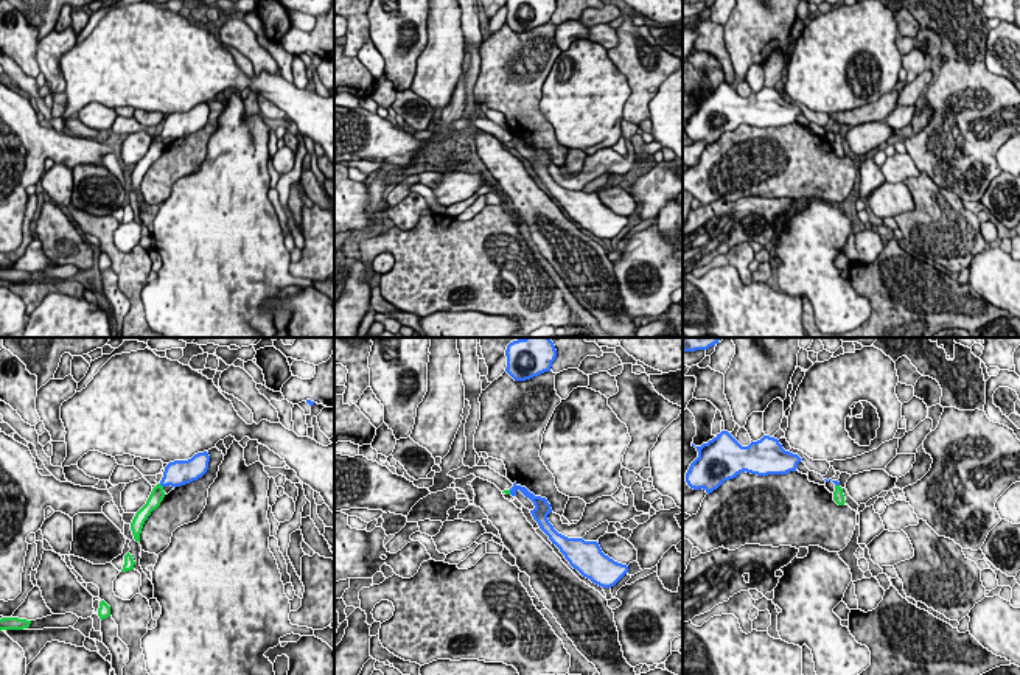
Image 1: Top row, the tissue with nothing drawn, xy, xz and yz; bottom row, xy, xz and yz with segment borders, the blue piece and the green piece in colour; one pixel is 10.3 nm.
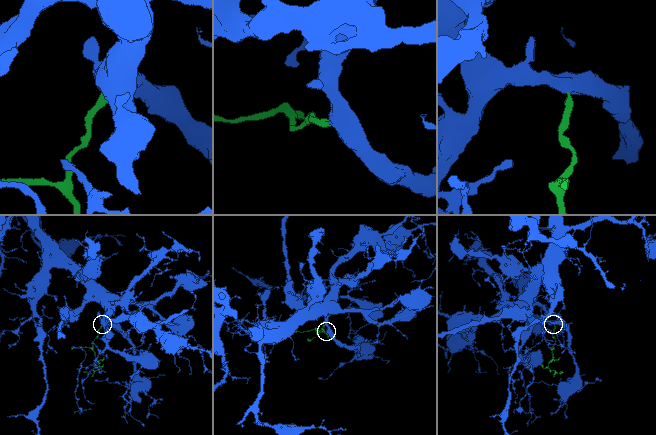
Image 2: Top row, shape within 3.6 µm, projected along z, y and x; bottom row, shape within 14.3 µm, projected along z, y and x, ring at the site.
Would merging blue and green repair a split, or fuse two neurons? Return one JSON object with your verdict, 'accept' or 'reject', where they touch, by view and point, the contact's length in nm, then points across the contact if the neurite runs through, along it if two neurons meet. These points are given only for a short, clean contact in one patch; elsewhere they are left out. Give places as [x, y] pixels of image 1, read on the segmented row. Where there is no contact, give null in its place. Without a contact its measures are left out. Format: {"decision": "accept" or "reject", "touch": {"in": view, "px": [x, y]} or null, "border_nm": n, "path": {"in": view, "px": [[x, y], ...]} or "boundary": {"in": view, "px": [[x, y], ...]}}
{"decision": "accept", "touch": {"in": "xz", "px": [510, 492]}, "border_nm": 50, "path": {"in": "xz", "px": [[515, 487], [510, 492], [507, 492]]}}

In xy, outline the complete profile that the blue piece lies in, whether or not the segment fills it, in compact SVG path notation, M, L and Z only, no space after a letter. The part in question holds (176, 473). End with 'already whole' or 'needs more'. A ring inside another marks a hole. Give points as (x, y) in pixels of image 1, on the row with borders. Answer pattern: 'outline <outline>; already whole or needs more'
outline M204 451L194 454L188 460L174 460L165 467L162 481L152 488L146 504L135 513L131 523L131 530L135 541L140 543L140 533L145 521L148 519L151 512L155 510L163 501L165 498L163 488L168 485L176 488L190 484L193 481L197 481L207 473L208 462L210 462L210 456L207 451Z; needs more

